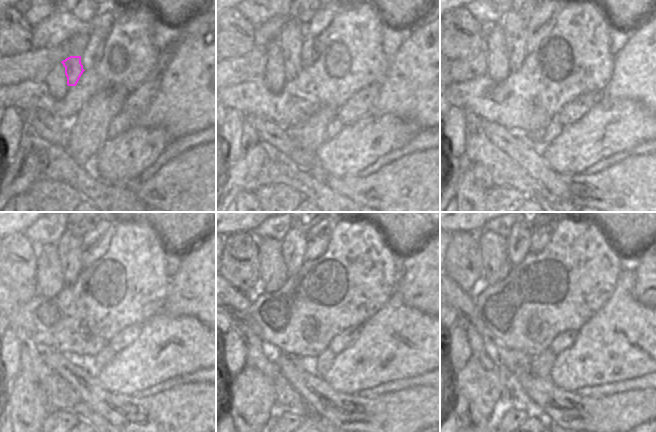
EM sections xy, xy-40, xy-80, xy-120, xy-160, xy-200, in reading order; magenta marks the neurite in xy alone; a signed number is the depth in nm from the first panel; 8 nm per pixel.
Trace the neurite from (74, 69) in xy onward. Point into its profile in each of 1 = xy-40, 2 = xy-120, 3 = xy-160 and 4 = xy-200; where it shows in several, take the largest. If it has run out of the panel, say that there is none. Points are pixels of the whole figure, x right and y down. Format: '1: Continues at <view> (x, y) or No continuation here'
1: Continues at xy-40 (290, 39)
2: Continues at xy-120 (69, 246)
3: Continues at xy-160 (293, 245)
4: Continues at xy-200 (519, 239)

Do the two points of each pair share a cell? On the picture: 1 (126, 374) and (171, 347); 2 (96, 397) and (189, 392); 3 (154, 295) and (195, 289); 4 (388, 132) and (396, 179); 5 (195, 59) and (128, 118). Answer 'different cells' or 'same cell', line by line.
1: same cell
2: same cell
3: different cells
4: different cells
5: same cell

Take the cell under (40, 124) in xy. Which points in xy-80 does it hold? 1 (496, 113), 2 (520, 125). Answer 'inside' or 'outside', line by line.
1: outside
2: outside

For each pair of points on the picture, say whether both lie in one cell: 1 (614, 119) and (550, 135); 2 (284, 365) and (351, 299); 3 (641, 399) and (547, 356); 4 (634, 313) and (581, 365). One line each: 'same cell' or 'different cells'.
1: different cells
2: different cells
3: different cells
4: same cell

